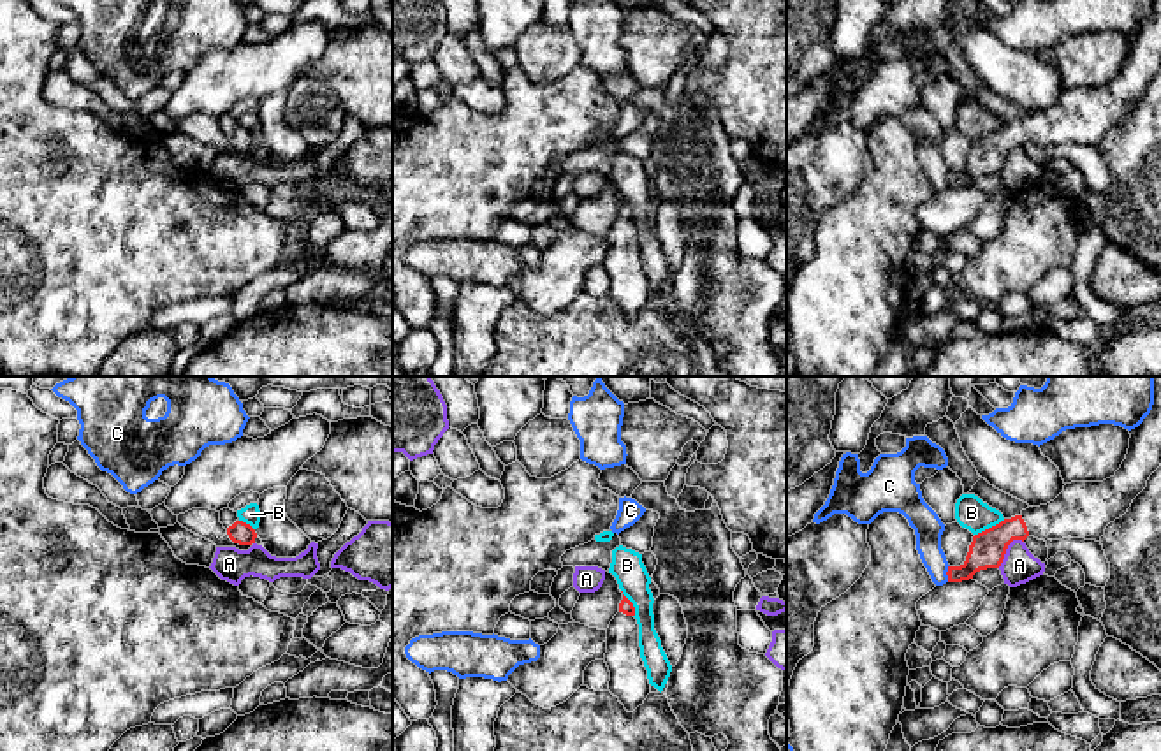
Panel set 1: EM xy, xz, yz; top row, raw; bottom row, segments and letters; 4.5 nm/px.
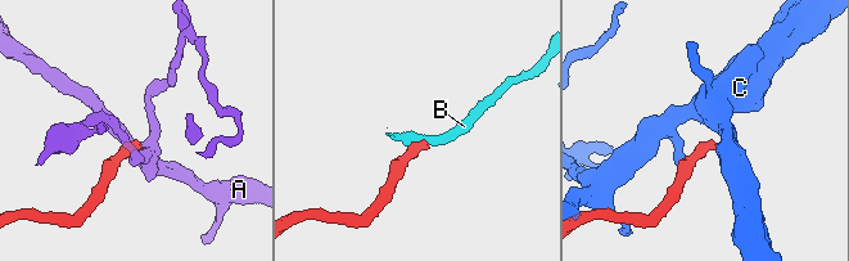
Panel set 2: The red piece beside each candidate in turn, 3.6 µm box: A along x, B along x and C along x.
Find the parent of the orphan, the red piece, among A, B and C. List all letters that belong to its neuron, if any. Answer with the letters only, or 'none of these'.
none of these

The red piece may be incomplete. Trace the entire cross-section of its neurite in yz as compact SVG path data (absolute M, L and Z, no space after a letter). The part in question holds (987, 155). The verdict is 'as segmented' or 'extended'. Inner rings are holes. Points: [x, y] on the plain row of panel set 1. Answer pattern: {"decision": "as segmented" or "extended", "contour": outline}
{"decision": "extended", "contour": "M1161 0L1143 28L1129 37L1126 65L1114 83L1103 88L1071 88L1050 109L1029 113L1020 121L973 142L966 167L948 172L948 188L973 185L980 176L999 174L1013 146L1085 144L1099 148L1110 128L1122 123L1161 72Z"}

